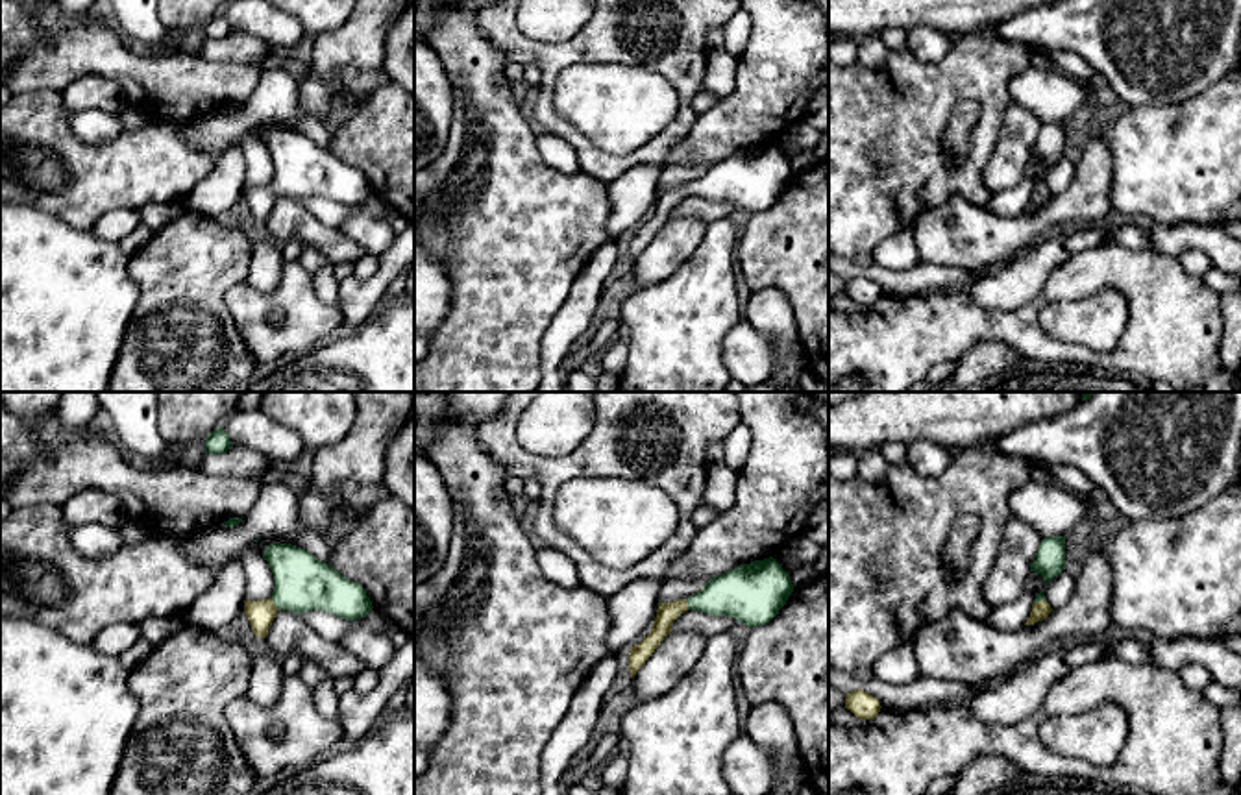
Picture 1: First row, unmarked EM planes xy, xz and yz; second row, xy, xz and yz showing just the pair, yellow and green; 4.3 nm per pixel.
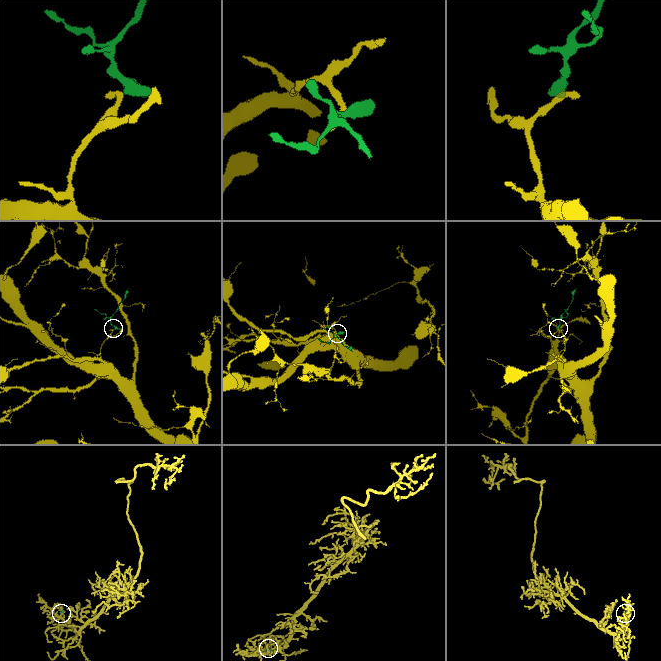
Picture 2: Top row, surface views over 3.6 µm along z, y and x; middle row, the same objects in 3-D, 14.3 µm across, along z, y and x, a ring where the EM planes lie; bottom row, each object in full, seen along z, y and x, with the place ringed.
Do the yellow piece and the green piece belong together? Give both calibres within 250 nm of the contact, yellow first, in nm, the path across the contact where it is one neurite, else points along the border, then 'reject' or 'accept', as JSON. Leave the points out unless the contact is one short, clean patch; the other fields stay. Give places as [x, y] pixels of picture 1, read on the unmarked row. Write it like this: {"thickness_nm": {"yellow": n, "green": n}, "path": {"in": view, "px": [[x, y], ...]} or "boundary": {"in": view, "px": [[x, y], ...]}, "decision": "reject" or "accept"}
{"thickness_nm": {"yellow": 120, "green": 240}, "path": {"in": "xy", "px": [[259, 200], [272, 189], [302, 169]]}, "decision": "accept"}

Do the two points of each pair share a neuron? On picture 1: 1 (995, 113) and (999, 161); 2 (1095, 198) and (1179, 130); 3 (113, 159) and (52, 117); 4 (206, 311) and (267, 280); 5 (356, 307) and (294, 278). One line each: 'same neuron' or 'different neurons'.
1: different neurons
2: different neurons
3: same neuron
4: different neurons
5: different neurons

